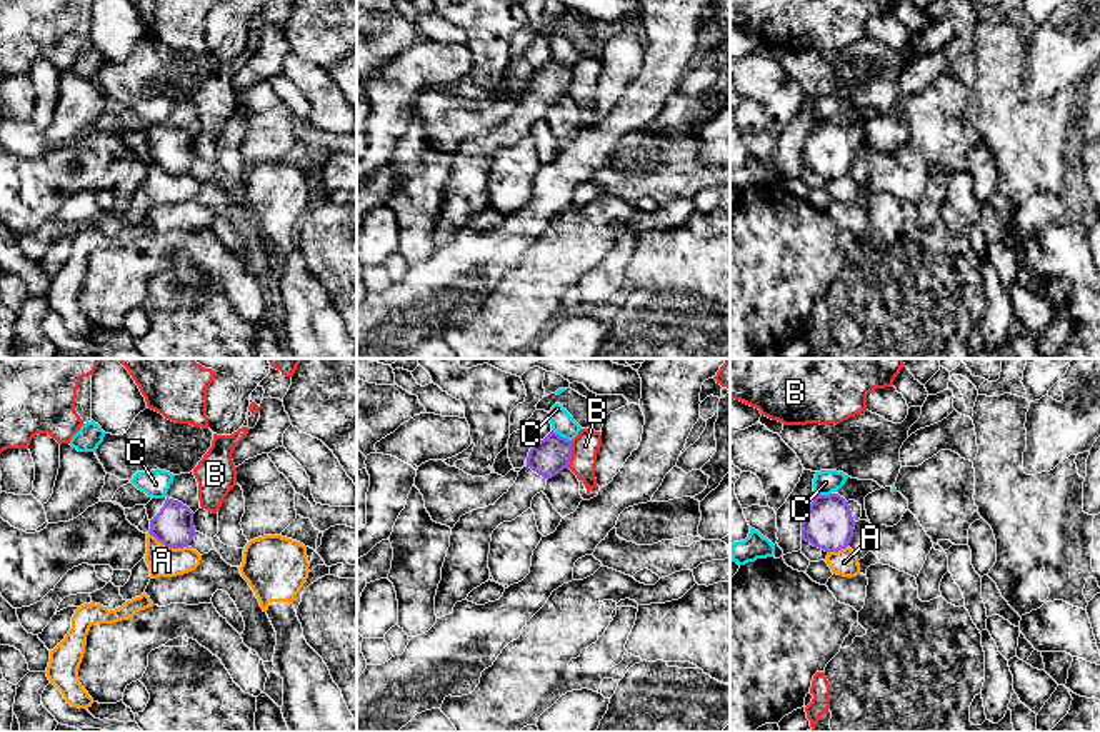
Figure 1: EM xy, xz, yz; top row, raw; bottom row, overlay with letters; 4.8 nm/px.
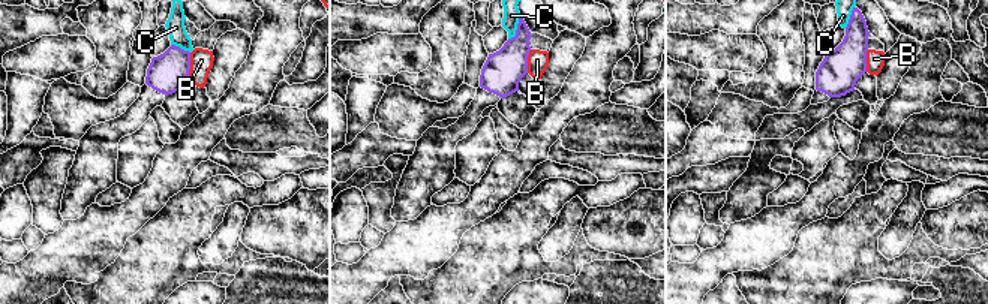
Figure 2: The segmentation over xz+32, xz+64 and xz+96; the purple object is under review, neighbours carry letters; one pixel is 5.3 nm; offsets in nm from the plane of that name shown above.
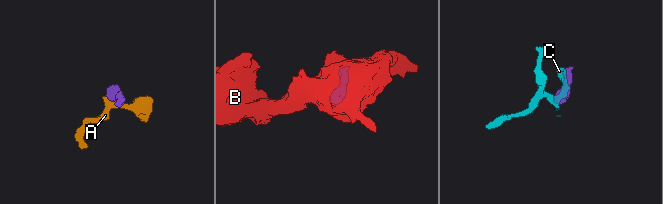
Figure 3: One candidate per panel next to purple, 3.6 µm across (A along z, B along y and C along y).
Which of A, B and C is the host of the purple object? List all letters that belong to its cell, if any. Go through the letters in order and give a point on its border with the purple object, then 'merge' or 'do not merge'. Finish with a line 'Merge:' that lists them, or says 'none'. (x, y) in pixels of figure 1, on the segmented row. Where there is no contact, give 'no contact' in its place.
A: contact xy (169, 546); do not merge
B: contact xz (570, 456); do not merge
C: contact xz (562, 437); do not merge
Merge: none

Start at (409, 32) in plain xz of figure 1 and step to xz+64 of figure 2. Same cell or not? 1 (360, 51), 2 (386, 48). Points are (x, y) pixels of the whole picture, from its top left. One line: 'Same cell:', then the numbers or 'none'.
Same cell: none

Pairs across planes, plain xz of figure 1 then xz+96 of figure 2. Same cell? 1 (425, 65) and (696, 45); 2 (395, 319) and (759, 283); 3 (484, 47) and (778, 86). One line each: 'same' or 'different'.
1: same
2: different
3: same

